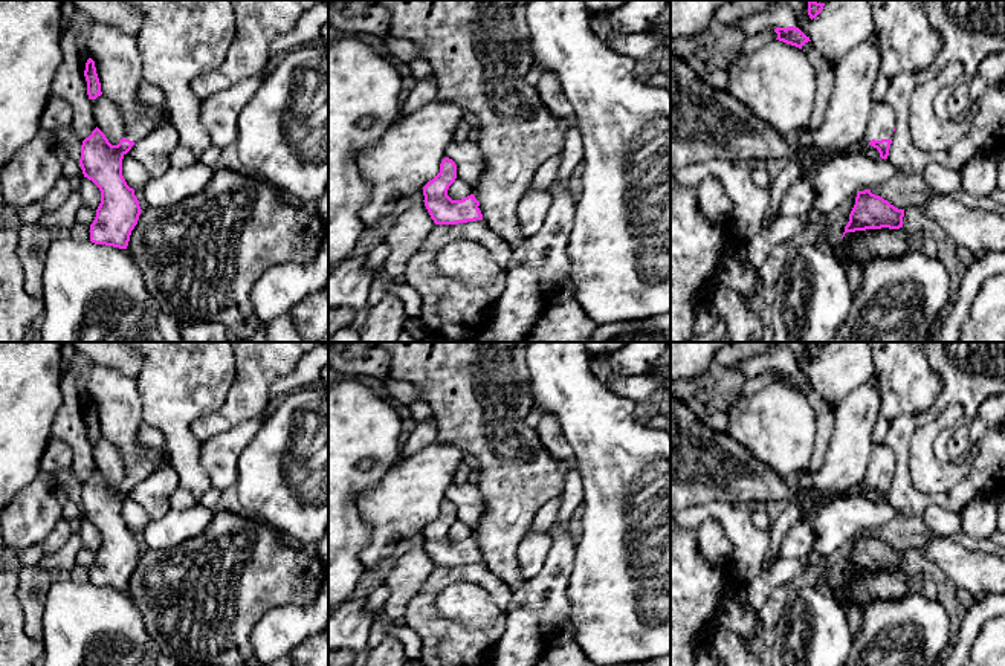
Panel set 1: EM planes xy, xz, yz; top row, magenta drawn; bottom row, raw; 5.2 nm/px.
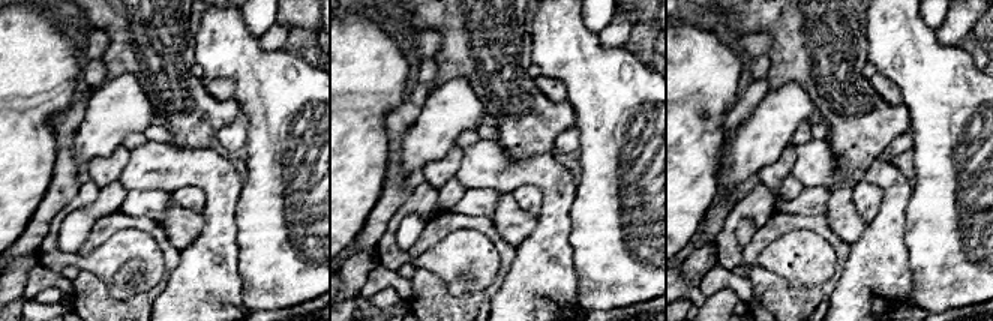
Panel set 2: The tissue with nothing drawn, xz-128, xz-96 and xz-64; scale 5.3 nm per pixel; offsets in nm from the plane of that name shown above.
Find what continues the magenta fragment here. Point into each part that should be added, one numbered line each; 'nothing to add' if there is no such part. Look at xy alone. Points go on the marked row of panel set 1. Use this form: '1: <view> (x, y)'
1: xy (136, 129)

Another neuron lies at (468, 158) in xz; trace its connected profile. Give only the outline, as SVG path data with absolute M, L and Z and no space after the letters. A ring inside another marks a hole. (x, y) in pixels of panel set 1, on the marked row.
M452 141L446 150L446 157L455 162L457 179L467 182L472 188L478 183L483 173L483 154L478 142Z

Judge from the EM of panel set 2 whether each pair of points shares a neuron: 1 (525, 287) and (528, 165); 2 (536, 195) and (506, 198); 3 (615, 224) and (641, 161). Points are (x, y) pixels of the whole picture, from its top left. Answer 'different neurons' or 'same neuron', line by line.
1: same neuron
2: different neurons
3: same neuron

